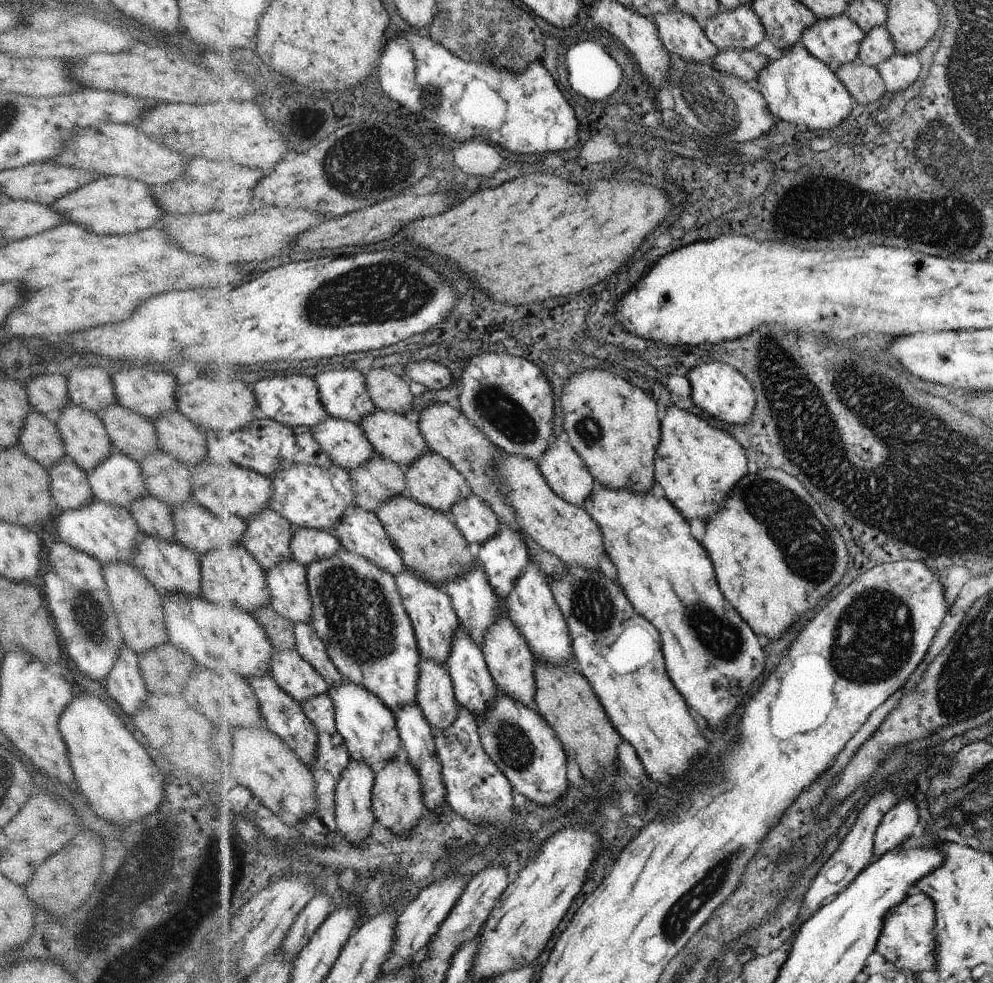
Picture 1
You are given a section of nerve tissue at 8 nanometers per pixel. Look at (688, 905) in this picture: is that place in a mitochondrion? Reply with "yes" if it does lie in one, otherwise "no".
yes

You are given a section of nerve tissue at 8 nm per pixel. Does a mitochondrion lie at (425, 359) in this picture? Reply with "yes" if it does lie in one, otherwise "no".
no

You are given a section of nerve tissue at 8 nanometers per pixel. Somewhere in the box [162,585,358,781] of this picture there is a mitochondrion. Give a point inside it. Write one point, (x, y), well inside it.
(182, 615)

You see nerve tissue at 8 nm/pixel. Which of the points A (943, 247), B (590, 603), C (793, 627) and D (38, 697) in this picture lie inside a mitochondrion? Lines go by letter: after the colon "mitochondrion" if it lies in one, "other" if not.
A: mitochondrion
B: mitochondrion
C: other
D: other

